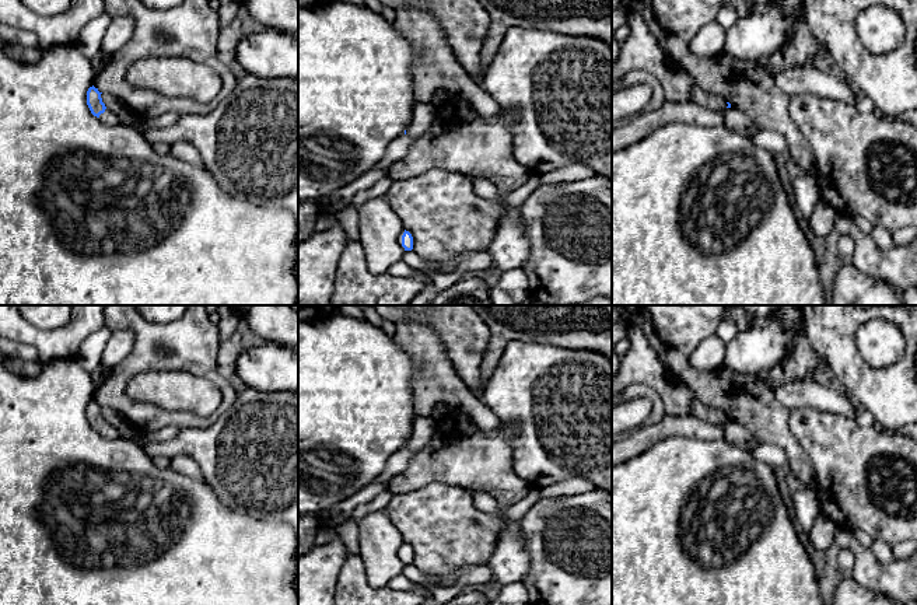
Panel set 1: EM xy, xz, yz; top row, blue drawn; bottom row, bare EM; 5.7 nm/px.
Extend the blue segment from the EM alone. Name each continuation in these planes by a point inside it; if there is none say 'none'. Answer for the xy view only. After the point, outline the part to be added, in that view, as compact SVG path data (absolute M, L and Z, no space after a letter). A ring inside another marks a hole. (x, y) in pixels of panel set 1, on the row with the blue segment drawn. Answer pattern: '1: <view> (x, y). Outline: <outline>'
1: xy (108, 116). Outline: M108 108L105 109L104 113L99 115L99 119L108 125L108 126L116 126L119 125L119 118L118 115L115 115L112 111L109 111Z

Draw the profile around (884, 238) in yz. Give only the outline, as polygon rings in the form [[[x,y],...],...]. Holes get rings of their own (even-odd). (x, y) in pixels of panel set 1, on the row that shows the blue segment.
[[[874,227],[871,237],[881,249],[889,249],[893,245],[893,232],[885,227]]]

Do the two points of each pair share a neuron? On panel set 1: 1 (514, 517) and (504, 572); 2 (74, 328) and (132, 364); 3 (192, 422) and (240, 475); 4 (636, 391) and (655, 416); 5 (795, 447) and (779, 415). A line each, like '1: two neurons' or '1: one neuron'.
1: one neuron
2: two neurons
3: two neurons
4: one neuron
5: one neuron

